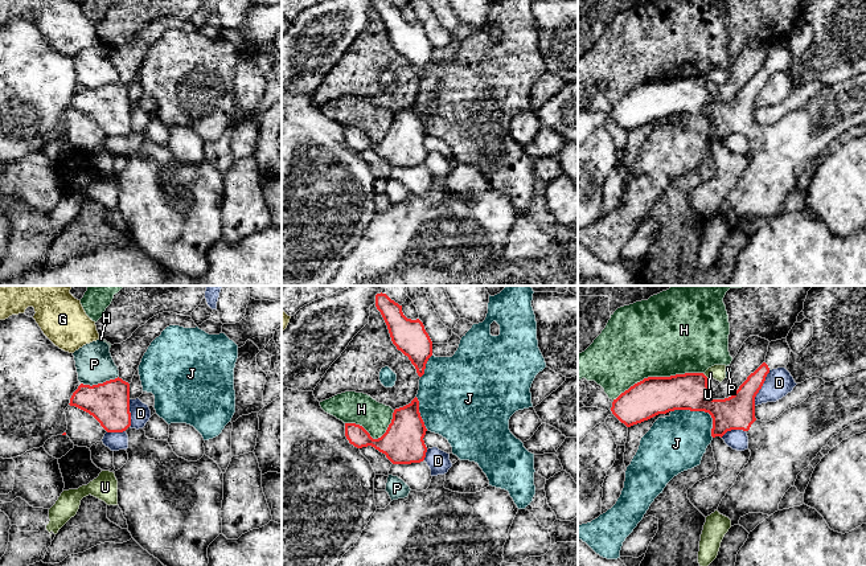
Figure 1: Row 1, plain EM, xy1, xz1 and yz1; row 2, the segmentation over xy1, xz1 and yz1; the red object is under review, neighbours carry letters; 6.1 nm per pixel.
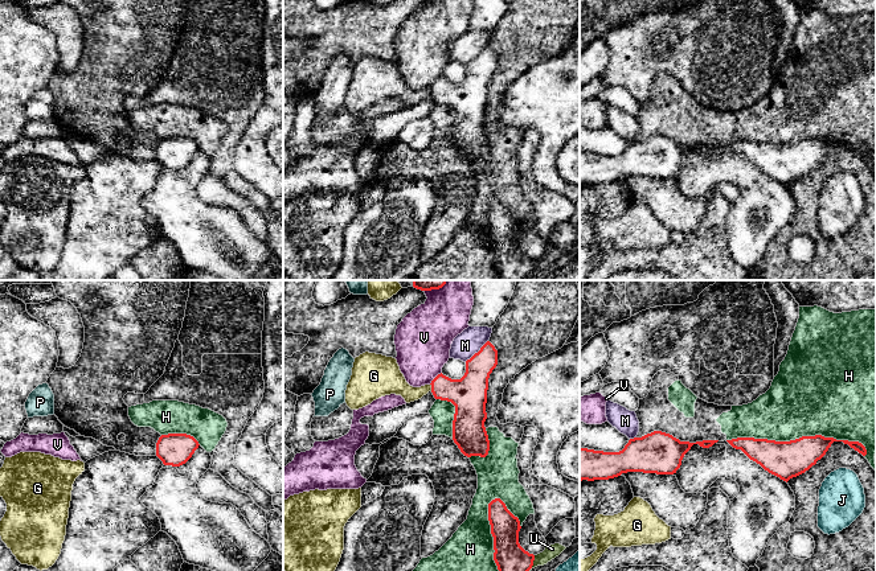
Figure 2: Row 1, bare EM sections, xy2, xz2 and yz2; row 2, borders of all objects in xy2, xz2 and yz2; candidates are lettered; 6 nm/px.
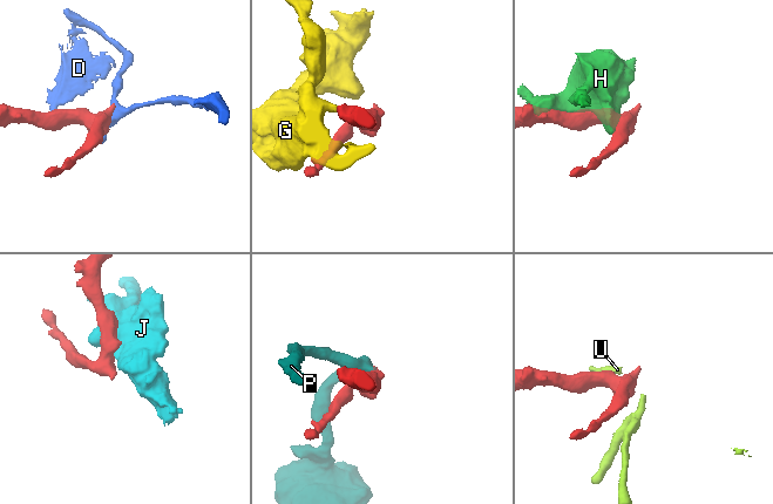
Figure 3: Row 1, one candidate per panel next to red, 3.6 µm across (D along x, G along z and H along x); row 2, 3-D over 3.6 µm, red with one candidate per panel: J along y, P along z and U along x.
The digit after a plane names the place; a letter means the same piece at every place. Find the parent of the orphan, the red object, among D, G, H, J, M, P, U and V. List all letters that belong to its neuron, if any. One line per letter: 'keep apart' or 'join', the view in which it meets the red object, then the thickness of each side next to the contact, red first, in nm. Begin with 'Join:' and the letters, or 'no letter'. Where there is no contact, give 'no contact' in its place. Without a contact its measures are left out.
Join: no letter
D: keep apart; contact in yz1; calibres 200 and 170 nm
G: keep apart; contact in xz2; calibres 220 and 160 nm
H: keep apart; contact in yz2; calibres 220 and 460 nm
J: keep apart; contact in yz1; calibres 220 and 340 nm
M: keep apart; contact in xz2; calibres 200 and 160 nm
P: keep apart; contact in xy1; calibres 260 and 220 nm
U: keep apart; contact in yz1; calibres 220 and 100 nm
V: keep apart; contact in xz2; calibres 220 and 340 nm

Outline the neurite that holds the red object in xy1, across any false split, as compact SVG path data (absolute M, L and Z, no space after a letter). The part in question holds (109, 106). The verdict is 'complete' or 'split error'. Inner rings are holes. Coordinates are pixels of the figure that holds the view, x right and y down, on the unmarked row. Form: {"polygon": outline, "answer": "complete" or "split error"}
{"polygon": "M119 81L93 90L81 87L69 108L93 119L107 136L126 135L128 139L128 164L114 177L118 184L118 209L132 242L168 272L193 279L205 275L209 267L208 251L222 238L223 177L218 168L205 157L197 165L188 165L173 156L168 144L148 143L144 132L131 132L130 87Z", "answer": "split error"}

